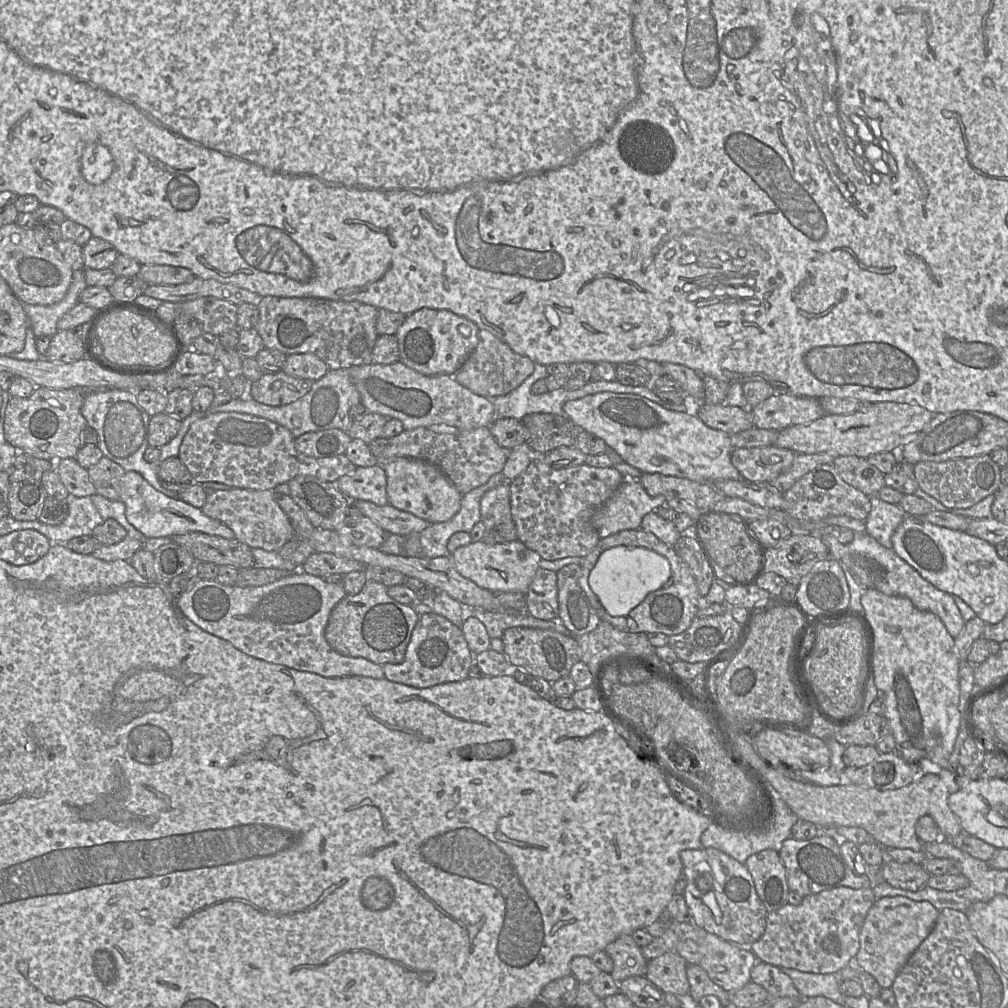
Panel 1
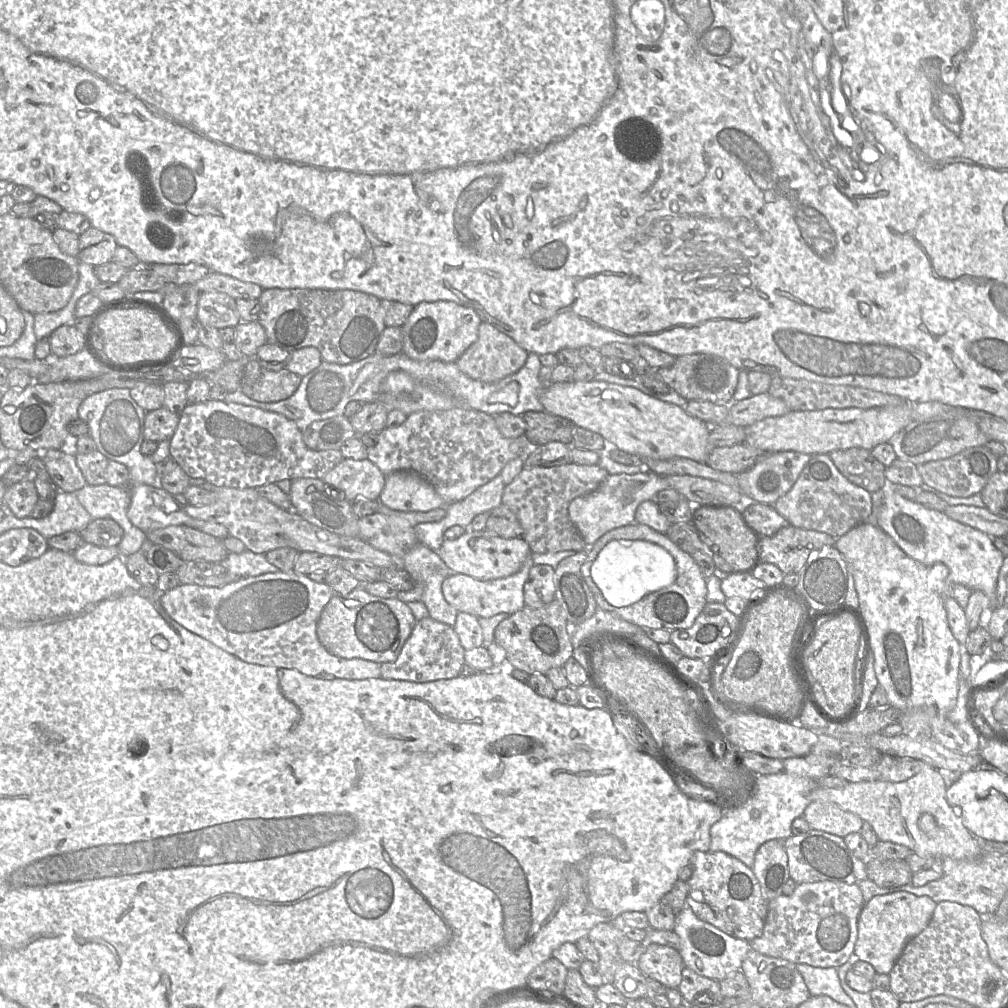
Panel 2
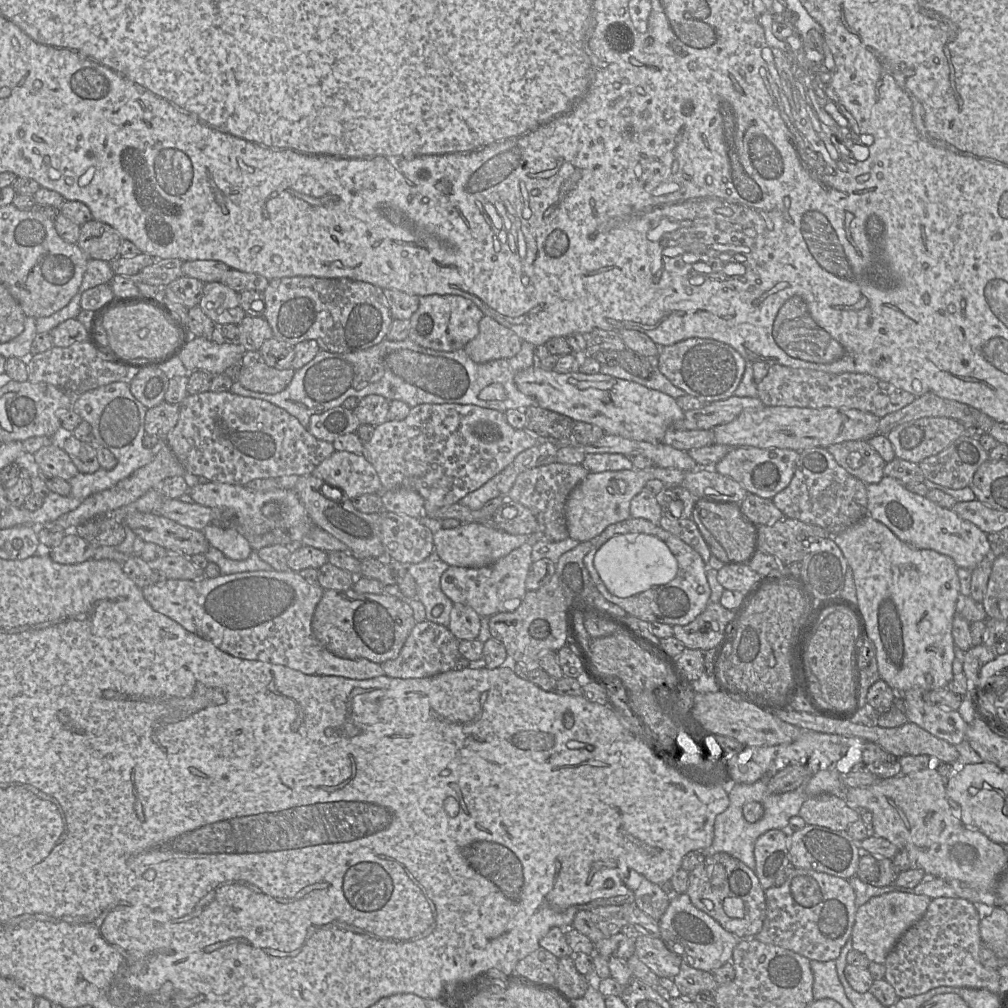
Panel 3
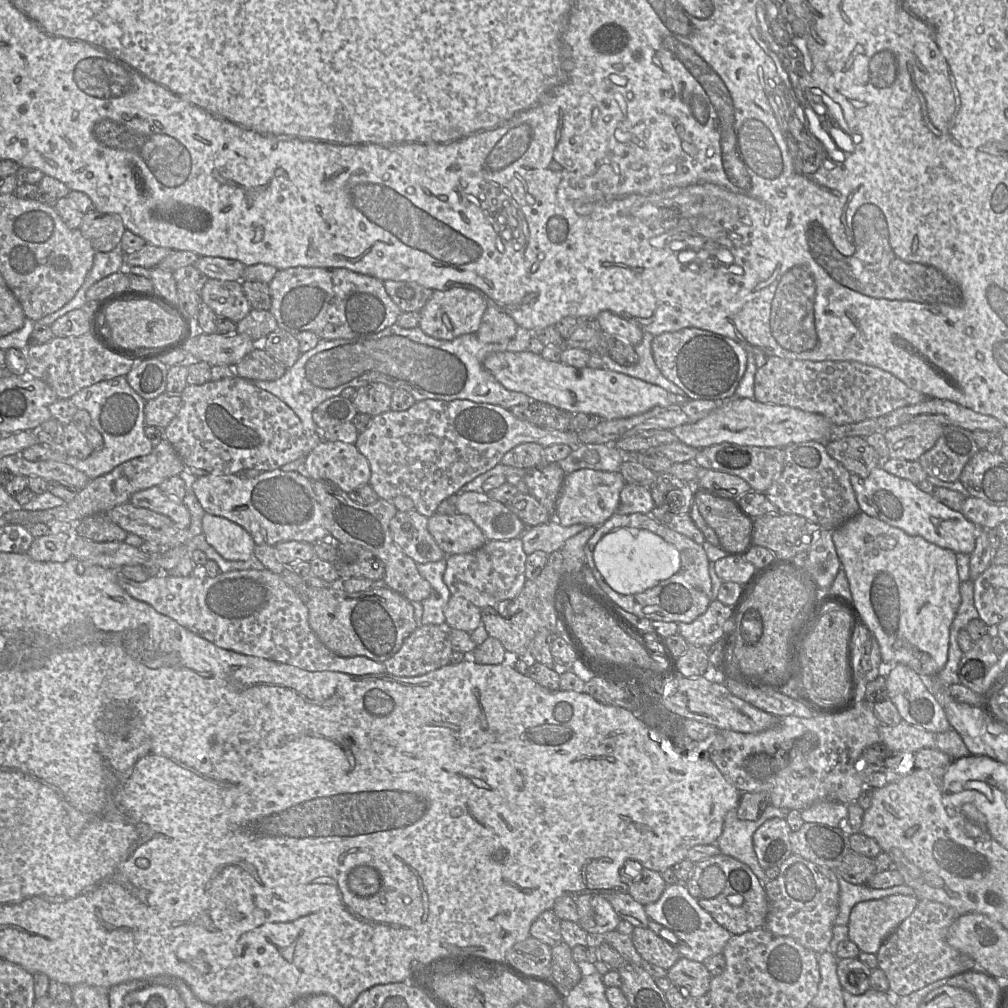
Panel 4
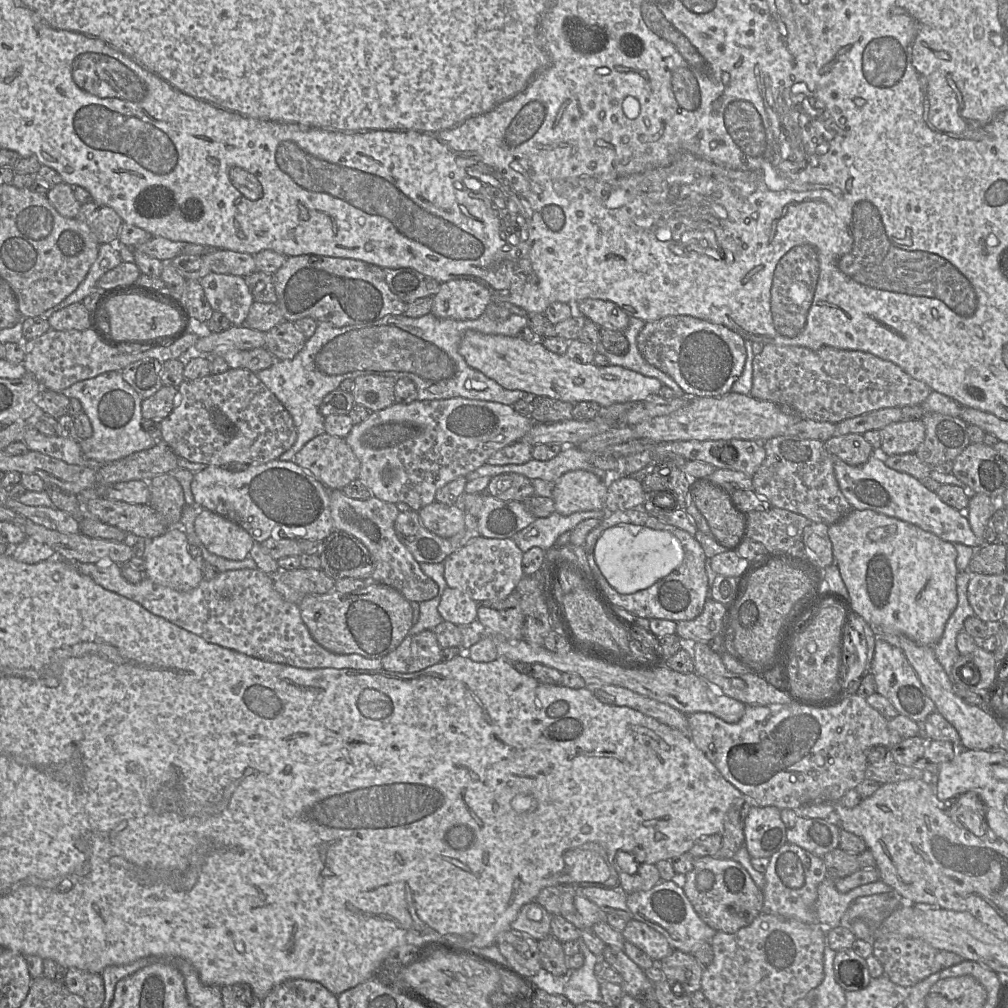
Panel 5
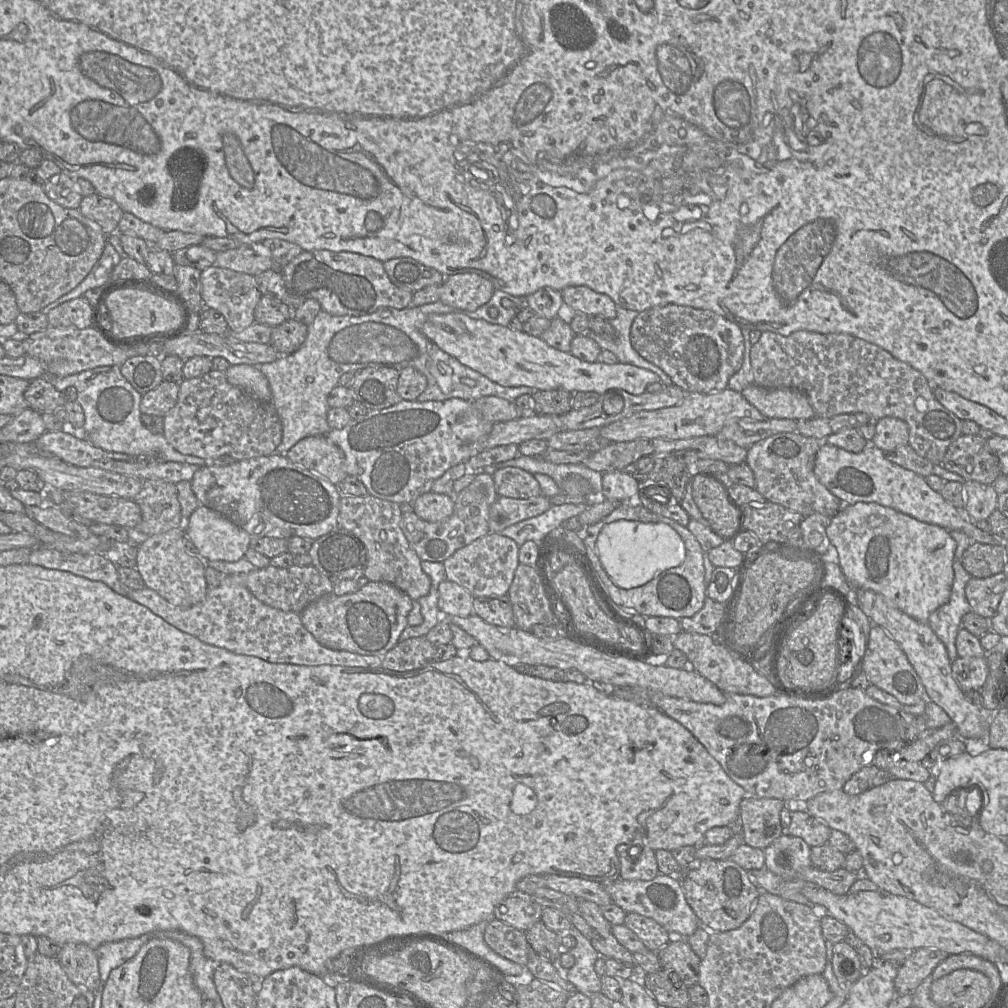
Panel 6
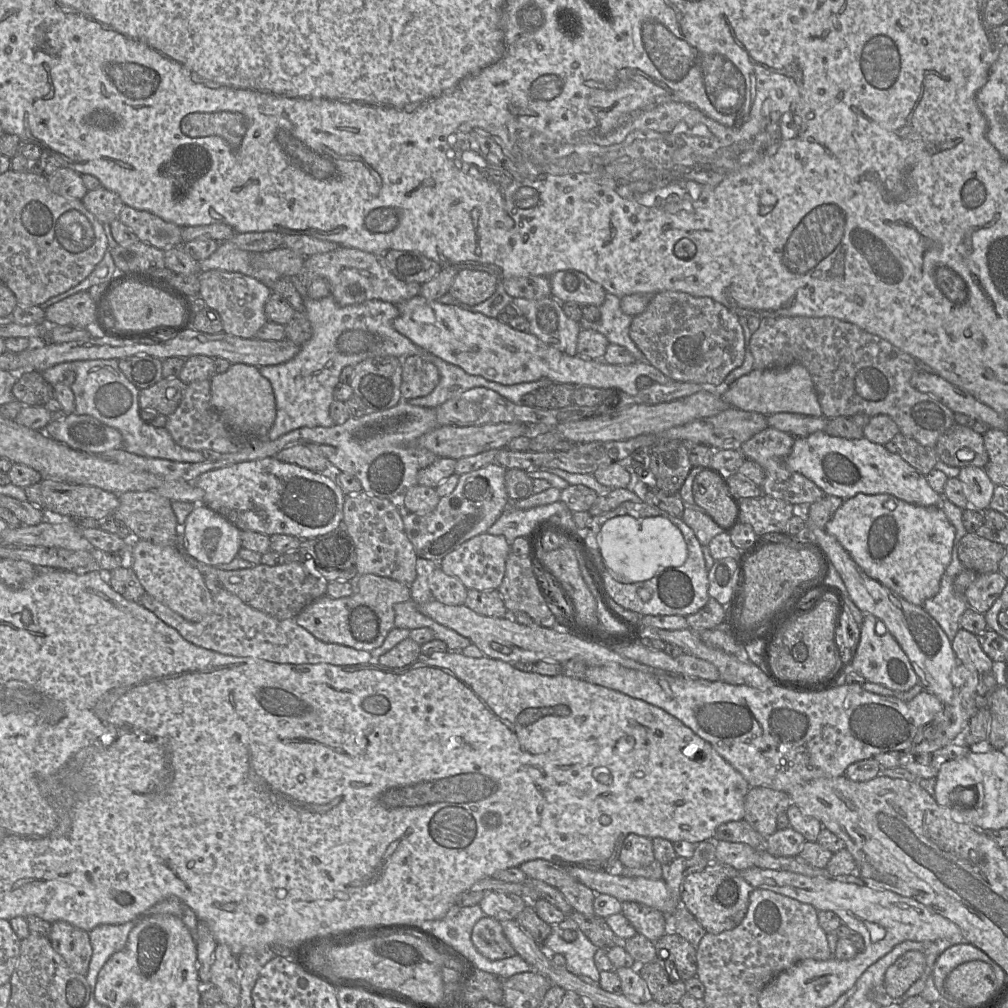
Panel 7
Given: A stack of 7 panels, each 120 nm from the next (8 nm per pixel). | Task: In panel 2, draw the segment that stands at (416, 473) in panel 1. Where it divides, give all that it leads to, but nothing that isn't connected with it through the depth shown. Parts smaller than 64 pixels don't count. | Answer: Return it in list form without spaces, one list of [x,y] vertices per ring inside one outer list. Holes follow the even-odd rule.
[[[408,471],[386,475],[386,483],[378,501],[392,510],[403,512],[427,512],[446,507],[428,481]]]

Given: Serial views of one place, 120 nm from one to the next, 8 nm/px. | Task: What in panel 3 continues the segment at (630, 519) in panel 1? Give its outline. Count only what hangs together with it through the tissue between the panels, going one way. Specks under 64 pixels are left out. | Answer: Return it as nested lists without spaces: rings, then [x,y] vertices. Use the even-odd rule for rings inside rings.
[[[652,466],[647,469],[589,473],[569,494],[565,503],[565,519],[569,537],[578,542],[596,538],[611,524],[630,518],[630,502],[652,479],[665,485],[682,485],[685,472],[676,468]]]

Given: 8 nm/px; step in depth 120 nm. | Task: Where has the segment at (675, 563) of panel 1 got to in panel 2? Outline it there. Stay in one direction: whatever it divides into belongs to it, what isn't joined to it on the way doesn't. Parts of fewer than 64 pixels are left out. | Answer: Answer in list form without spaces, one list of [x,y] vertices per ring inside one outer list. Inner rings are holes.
[[[636,522],[608,531],[593,545],[589,546],[587,548],[587,559],[581,566],[581,574],[591,590],[597,606],[600,609],[611,612],[612,614],[616,614],[621,619],[641,628],[666,629],[669,631],[687,629],[694,623],[695,619],[698,617],[707,603],[707,579],[705,579],[702,575],[701,570],[694,559],[689,554],[682,551],[677,545],[675,545],[666,534],[657,532],[644,524]],[[612,540],[644,540],[661,546],[674,559],[677,571],[675,581],[667,587],[645,595],[639,601],[629,606],[617,608],[610,605],[605,600],[600,589],[593,581],[590,570],[599,552],[607,543]]]

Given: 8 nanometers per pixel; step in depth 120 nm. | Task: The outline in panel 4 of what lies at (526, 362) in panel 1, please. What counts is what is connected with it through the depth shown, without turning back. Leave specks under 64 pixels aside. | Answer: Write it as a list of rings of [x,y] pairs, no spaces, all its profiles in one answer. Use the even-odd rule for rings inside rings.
[[[488,306],[482,316],[476,336],[482,343],[502,343],[512,339],[517,328],[518,326],[512,317],[493,306]]]

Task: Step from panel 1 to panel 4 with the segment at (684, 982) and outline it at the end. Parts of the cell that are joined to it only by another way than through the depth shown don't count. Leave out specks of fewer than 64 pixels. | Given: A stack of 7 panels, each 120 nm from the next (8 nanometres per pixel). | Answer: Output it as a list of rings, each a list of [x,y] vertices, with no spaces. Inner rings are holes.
[[[634,927],[631,939],[644,960],[665,970],[670,969],[681,957],[674,947],[648,927]]]

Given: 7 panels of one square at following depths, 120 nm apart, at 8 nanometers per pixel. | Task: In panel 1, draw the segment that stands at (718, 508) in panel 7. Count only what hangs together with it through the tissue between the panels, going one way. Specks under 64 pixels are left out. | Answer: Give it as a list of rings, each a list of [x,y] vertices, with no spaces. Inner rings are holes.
[[[709,513],[699,520],[697,528],[708,556],[713,558],[739,585],[749,585],[755,581],[761,567],[762,554],[742,523],[727,515]]]

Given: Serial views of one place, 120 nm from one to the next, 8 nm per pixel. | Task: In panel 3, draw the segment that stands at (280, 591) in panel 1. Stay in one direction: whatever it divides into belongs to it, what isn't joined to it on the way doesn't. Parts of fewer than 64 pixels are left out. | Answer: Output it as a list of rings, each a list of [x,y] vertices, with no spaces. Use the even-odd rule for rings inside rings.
[[[250,571],[217,578],[168,579],[142,589],[151,607],[171,618],[186,630],[210,641],[232,656],[280,664],[309,675],[341,676],[365,680],[385,675],[382,666],[367,659],[344,659],[328,651],[314,636],[311,623],[315,608],[325,590],[318,583],[309,583],[298,572]]]

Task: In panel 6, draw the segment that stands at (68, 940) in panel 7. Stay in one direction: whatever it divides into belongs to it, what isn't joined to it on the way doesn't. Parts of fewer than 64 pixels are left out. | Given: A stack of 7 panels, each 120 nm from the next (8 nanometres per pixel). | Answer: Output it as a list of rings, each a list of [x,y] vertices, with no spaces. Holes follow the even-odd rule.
[[[66,943],[60,946],[56,958],[74,984],[96,990],[100,975],[94,949],[83,943]]]

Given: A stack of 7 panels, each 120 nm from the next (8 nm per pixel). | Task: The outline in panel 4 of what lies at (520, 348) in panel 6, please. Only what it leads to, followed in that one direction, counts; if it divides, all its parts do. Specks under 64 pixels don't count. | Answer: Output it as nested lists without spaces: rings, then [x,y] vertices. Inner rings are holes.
[[[529,350],[496,352],[486,357],[483,365],[507,390],[524,393],[531,401],[550,404],[572,414],[593,414],[600,416],[602,420],[613,420],[671,404],[668,392],[658,385],[606,368],[575,368],[562,362],[548,361]]]

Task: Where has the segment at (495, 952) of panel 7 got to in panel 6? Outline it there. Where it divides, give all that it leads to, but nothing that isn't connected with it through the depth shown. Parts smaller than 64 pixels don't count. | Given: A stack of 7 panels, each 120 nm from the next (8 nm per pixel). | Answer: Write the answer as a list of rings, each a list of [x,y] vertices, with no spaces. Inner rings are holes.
[[[492,918],[487,921],[483,938],[498,955],[526,967],[532,947],[524,931]]]

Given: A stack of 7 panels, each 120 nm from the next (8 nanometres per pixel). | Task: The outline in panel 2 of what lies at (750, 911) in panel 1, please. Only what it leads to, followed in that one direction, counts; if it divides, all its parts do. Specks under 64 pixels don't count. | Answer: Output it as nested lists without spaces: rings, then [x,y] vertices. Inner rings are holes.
[[[696,851],[691,857],[692,874],[687,881],[686,904],[694,914],[729,936],[751,941],[760,937],[768,902],[751,868],[725,852]]]

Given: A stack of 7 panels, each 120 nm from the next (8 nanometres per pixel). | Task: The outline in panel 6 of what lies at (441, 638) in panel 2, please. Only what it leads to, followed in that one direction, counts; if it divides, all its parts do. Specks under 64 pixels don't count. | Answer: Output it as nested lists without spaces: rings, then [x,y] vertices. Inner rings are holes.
[[[425,636],[399,642],[382,658],[382,667],[398,672],[421,668],[433,662],[435,647]]]

